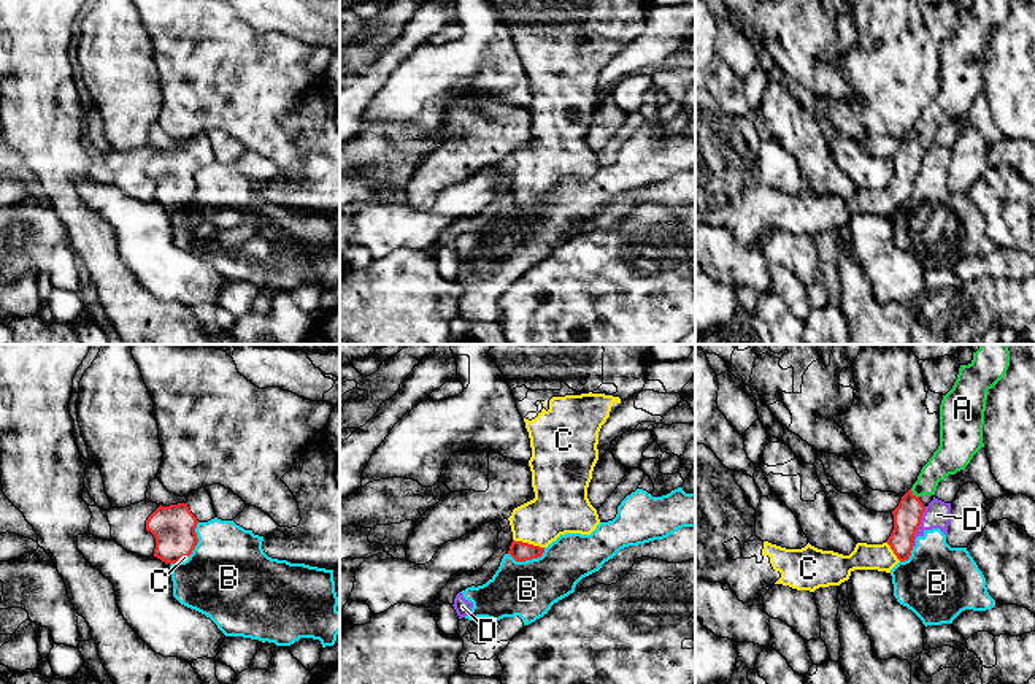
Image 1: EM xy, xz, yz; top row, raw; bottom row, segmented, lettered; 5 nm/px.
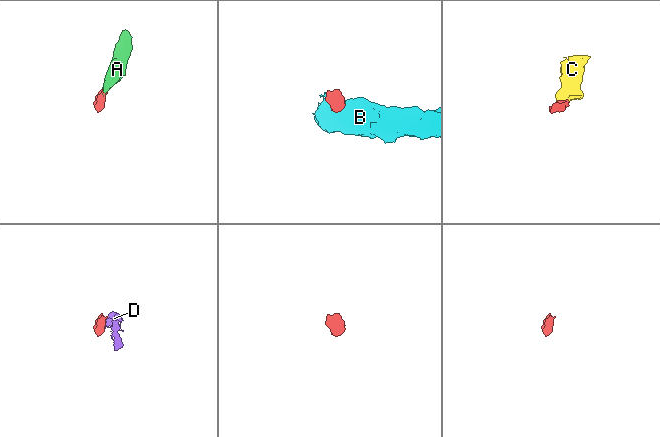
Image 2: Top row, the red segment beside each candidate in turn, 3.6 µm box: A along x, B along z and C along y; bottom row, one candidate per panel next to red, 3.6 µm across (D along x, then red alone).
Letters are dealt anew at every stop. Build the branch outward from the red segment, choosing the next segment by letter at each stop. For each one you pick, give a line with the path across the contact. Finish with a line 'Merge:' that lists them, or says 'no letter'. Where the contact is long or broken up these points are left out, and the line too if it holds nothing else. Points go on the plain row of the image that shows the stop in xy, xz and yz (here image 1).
A: Path across: yz (907, 161), (915, 140), (948, 103)
C: Path across: xz (519, 195), (527, 188), (561, 151)
Merge: A, C

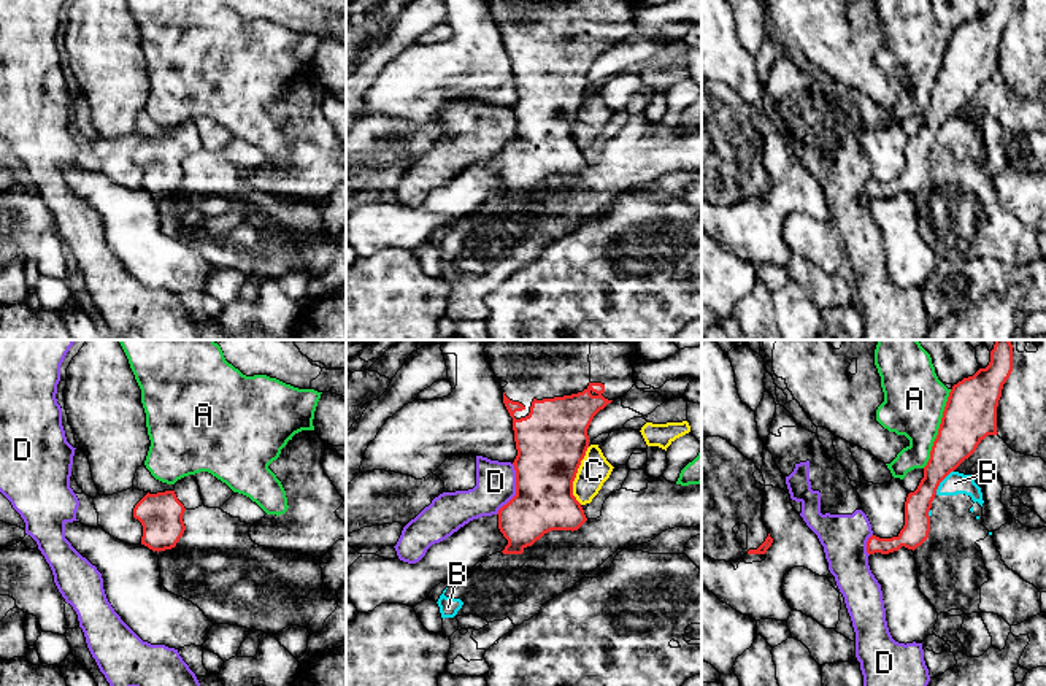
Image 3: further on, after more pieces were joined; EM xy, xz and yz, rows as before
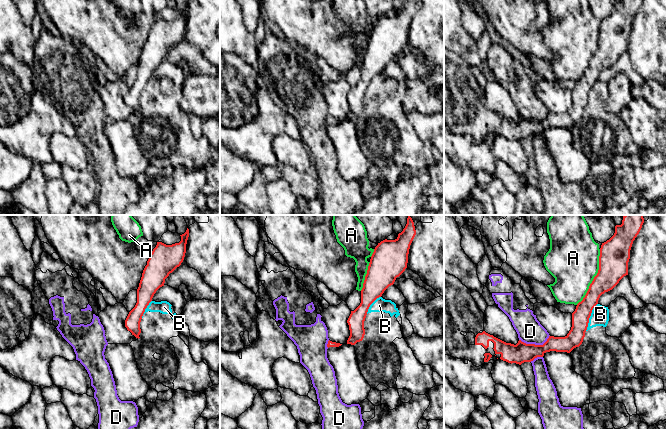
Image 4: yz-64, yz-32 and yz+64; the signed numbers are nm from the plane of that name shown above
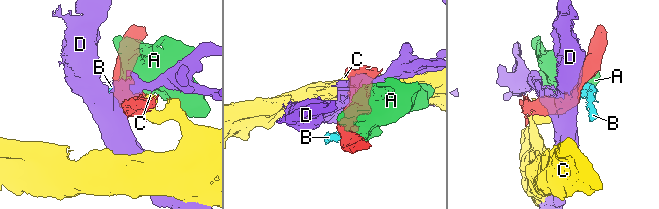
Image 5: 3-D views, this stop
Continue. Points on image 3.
Merge: no letter

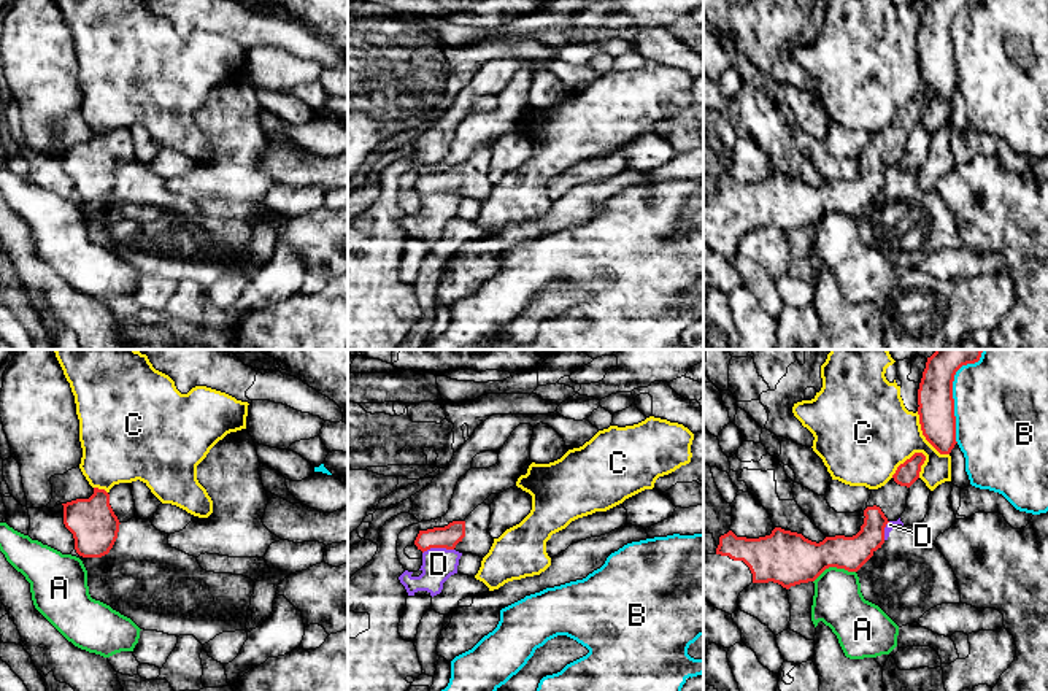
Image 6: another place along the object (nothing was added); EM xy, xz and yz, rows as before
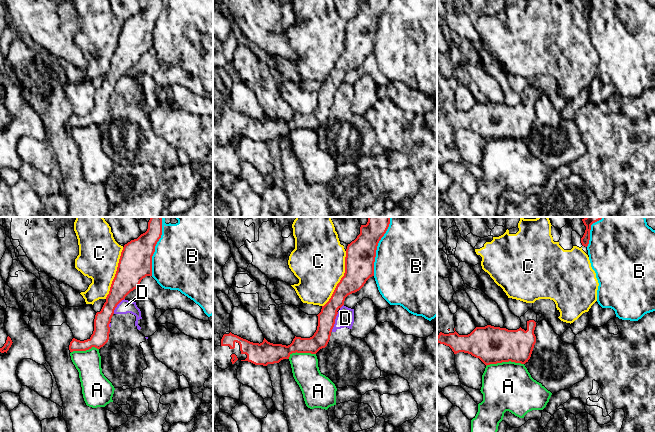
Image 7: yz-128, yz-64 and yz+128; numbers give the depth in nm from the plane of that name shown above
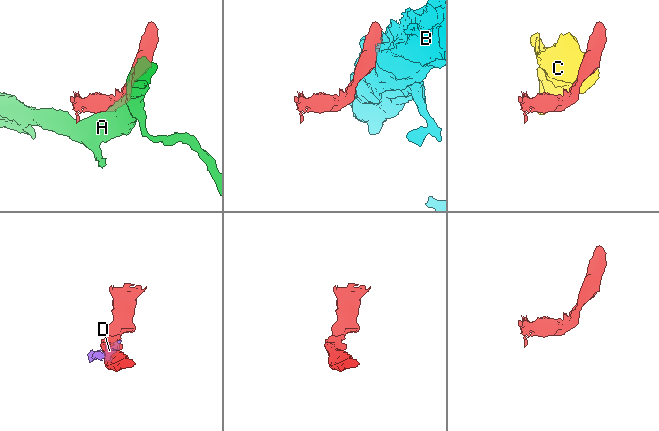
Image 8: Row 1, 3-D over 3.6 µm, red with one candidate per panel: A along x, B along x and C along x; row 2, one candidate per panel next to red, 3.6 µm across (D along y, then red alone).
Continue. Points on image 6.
Merge: no letter

